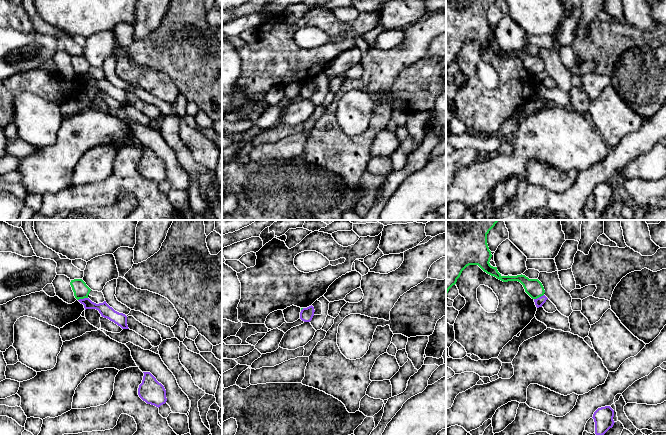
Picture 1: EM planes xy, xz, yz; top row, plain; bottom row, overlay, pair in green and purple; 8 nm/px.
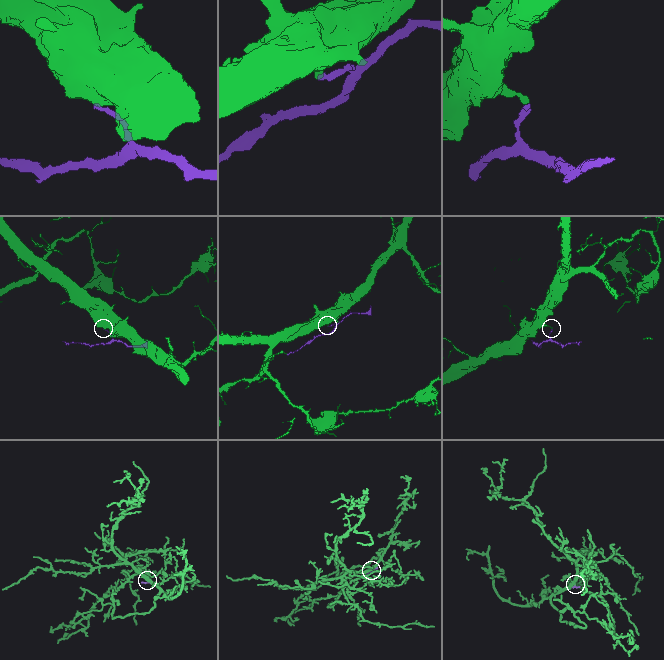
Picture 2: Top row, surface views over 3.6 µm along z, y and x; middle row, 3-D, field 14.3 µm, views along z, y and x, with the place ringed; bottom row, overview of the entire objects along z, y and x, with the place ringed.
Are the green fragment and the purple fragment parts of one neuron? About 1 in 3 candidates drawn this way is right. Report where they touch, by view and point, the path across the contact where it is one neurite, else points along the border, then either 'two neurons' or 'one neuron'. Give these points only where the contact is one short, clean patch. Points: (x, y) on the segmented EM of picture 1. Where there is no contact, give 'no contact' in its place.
xy (82, 298) | along xy (87, 297), (78, 300) | two neurons

